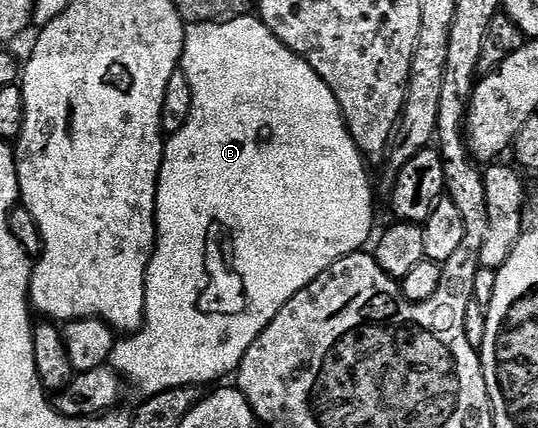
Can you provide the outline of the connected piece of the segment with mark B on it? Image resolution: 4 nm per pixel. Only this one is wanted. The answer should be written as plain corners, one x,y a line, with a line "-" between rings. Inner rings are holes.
236,16
218,22
196,22
186,27
183,35
183,75
193,88
193,112
181,132
170,135
163,147
161,172
157,180
157,200
155,201
155,251
147,269
145,280
145,312
143,327
128,333
116,341
109,359
110,365
128,383
131,382
146,396
165,392
174,386
199,386
210,378
234,375
239,369
245,352
261,336
263,329
281,312
281,308
301,288
315,282
337,260
347,254
362,251
367,241
370,243
371,229
375,226
375,202
371,199
371,182
367,179
365,159
347,131
343,114
339,111
333,92
309,68
304,58
298,58
257,16

